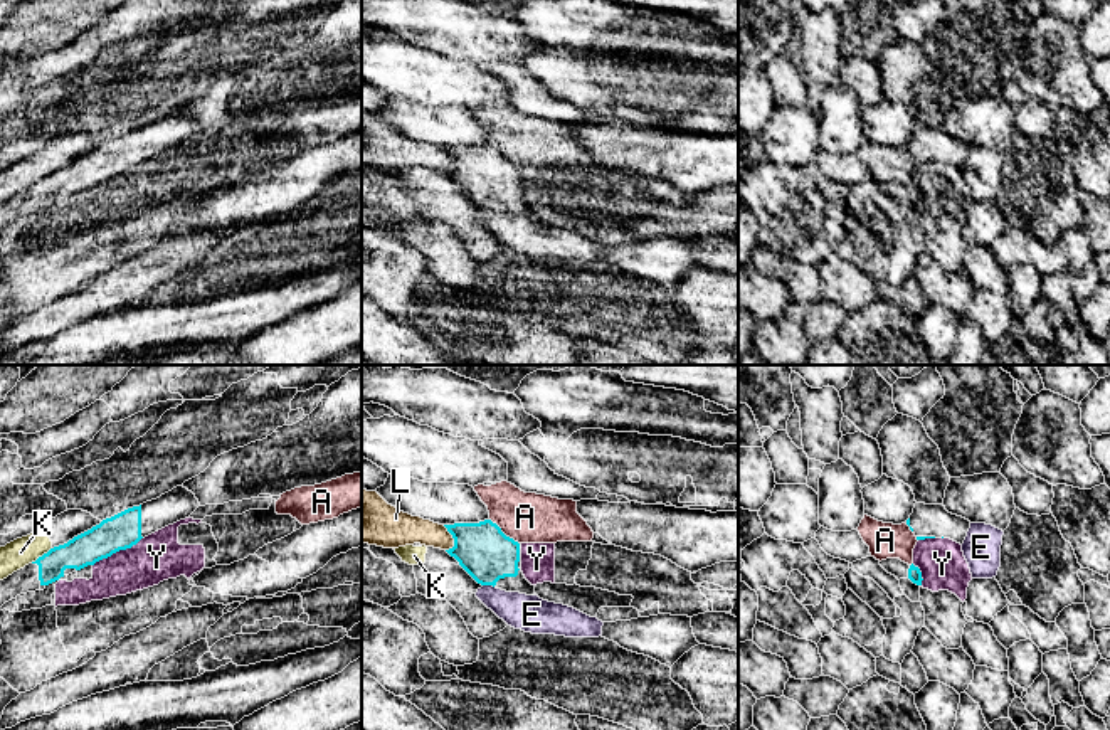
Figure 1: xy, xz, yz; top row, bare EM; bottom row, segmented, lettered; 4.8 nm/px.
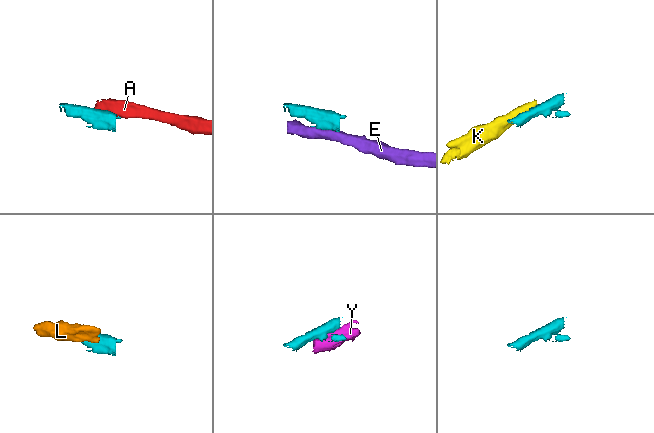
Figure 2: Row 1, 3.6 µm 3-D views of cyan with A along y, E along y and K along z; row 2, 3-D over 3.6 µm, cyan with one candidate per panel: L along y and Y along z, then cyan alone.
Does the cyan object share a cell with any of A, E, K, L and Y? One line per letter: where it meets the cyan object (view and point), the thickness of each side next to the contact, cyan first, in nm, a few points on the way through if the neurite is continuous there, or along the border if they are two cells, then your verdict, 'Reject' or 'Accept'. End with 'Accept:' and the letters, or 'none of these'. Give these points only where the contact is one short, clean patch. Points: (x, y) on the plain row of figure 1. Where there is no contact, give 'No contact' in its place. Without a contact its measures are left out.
A: Touches cyan at xz (503, 157). Thickness 260 nm (cyan) against 240 nm. Boundary: xz (490, 142), (518, 167). Reject
E: Touches cyan at xz (488, 207). Thickness 260 nm (cyan) against 180 nm. Boundary: xz (483, 207), (493, 211). Reject
K: Touches cyan at xy (42, 179). Thickness 160 nm (cyan) against 140 nm. Reject
L: Touches cyan at xz (453, 160). Thickness 260 nm (cyan) against 160 nm. Reject
Y: Touches cyan at xy (116, 174). Thickness 170 nm (cyan) against 220 nm. Reject
Accept: none of these

